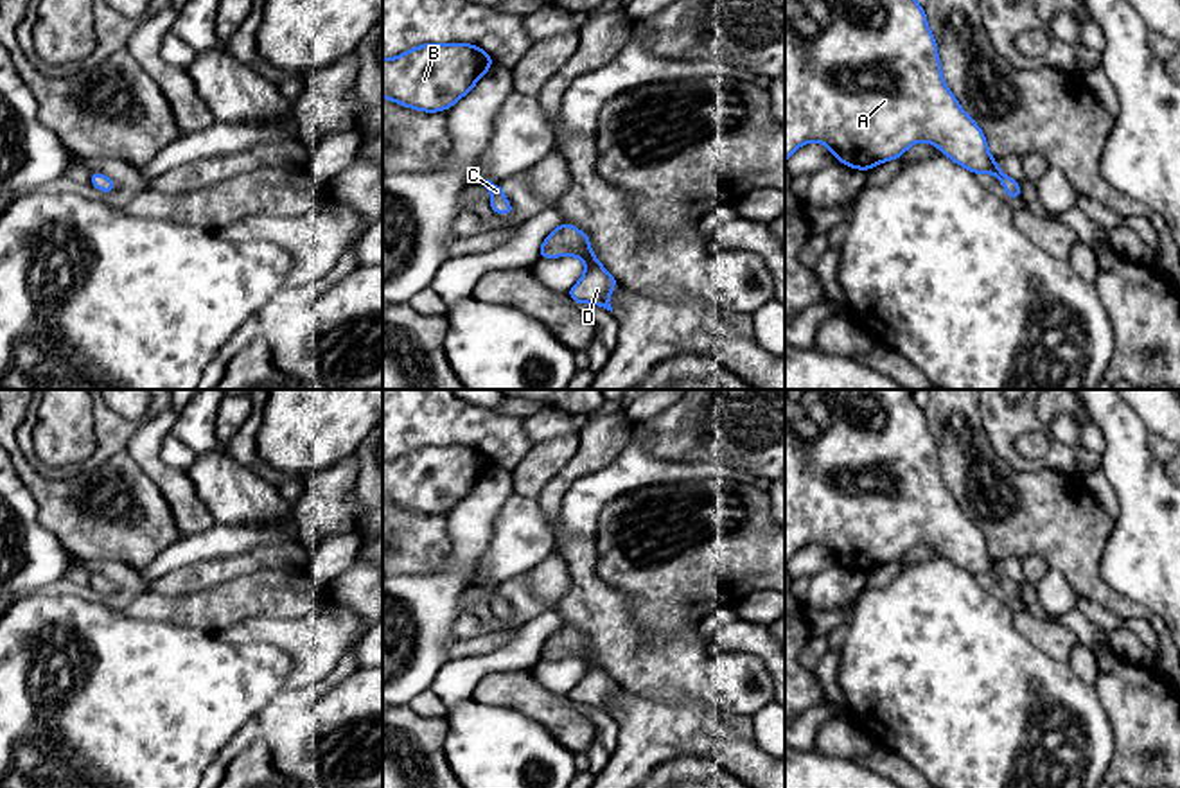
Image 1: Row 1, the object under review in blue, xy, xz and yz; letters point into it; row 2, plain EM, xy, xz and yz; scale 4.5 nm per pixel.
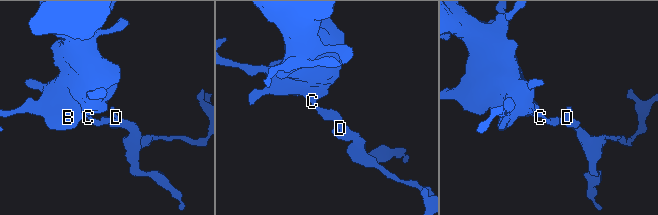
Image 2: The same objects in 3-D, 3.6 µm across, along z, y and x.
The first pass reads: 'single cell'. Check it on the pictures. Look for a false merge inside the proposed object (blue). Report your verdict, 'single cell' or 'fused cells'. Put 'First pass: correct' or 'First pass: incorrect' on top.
First pass: correct
single cell

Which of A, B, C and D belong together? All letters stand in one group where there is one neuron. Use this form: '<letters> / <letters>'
A B C D

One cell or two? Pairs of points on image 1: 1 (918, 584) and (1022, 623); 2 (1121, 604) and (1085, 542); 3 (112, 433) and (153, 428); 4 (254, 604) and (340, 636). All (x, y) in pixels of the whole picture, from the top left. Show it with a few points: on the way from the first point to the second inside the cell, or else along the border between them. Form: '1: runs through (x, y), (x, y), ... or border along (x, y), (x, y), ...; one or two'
1: border along (1015, 607), (1015, 625), (1042, 650); two
2: runs through (1105, 595), (1085, 575), (1085, 559); one
3: border along (139, 426), (126, 446); two
4: border along (329, 598), (304, 616), (252, 618); two

